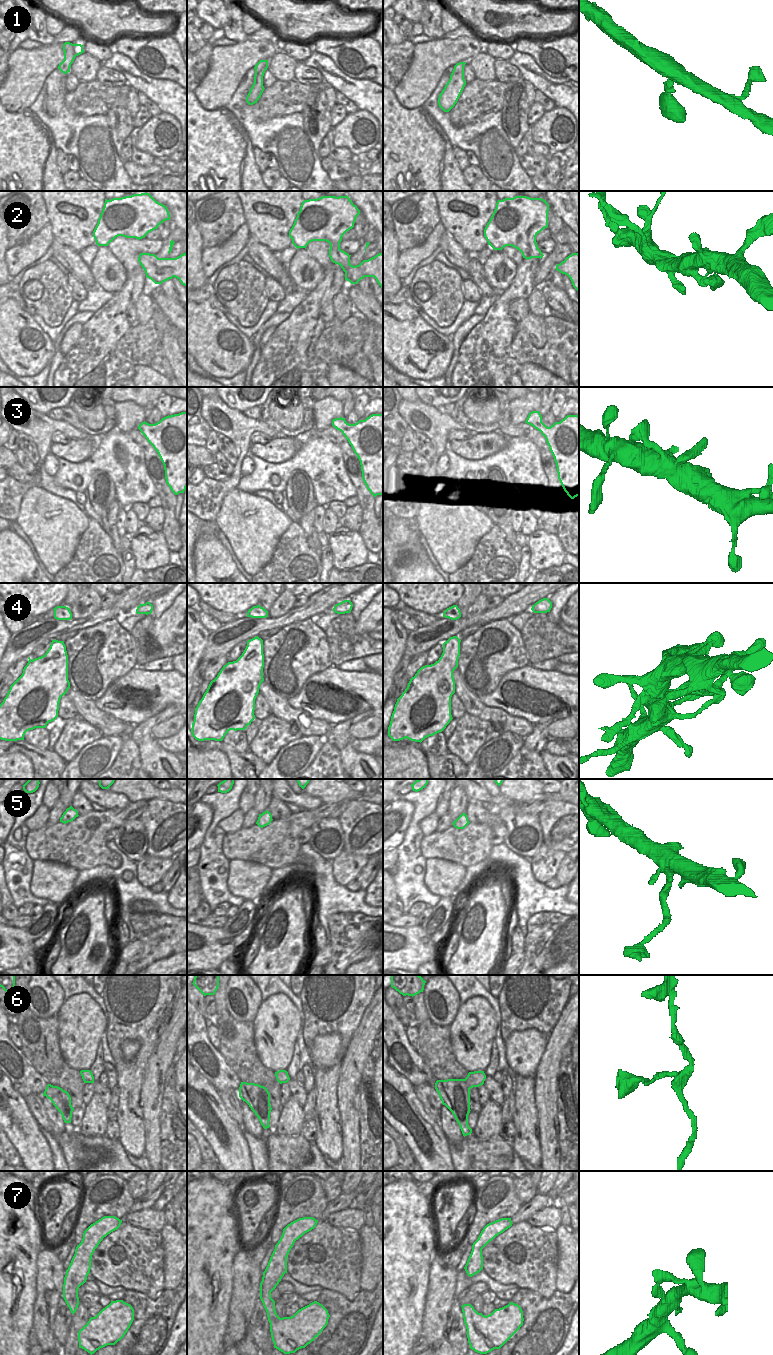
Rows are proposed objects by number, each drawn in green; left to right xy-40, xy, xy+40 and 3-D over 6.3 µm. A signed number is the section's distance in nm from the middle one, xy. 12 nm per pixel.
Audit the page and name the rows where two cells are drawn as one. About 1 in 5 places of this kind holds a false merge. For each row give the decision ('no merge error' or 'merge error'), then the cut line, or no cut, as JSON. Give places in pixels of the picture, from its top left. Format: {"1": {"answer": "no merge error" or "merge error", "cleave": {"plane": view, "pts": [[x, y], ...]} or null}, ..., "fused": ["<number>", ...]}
{"1": {"answer": "no merge error", "cleave": null}, "2": {"answer": "no merge error", "cleave": null}, "3": {"answer": "no merge error", "cleave": null}, "4": {"answer": "no merge error", "cleave": null}, "5": {"answer": "no merge error", "cleave": null}, "6": {"answer": "no merge error", "cleave": null}, "7": {"answer": "no merge error", "cleave": null}, "fused": []}

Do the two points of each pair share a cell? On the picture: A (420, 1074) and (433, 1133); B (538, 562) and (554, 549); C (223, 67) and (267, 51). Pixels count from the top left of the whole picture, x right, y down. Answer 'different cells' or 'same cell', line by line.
A: different cells
B: same cell
C: same cell

